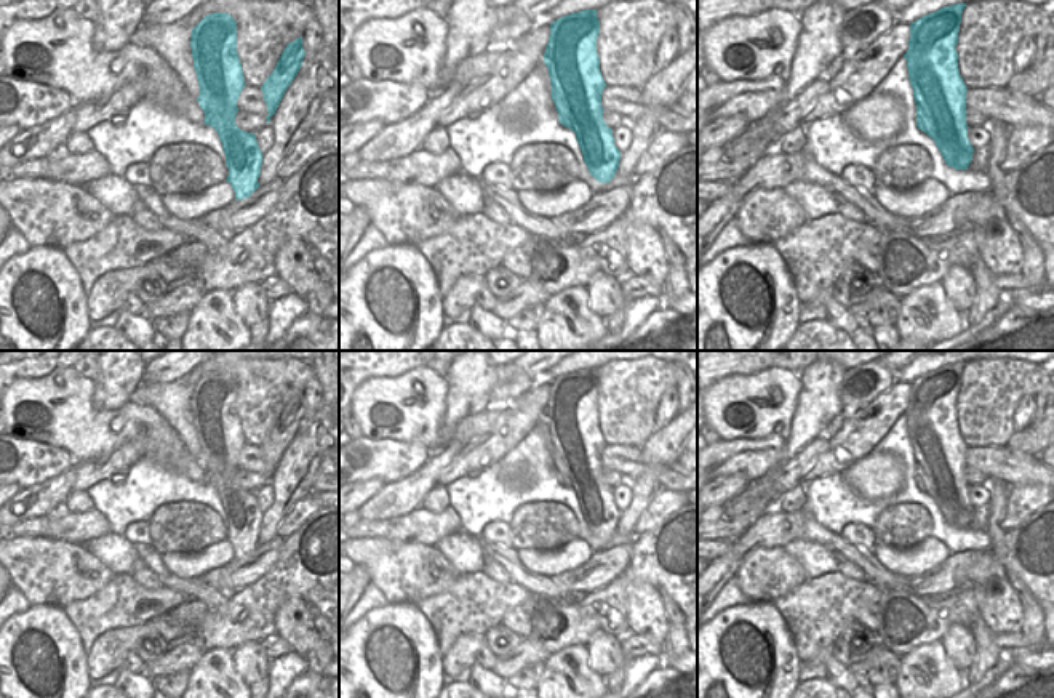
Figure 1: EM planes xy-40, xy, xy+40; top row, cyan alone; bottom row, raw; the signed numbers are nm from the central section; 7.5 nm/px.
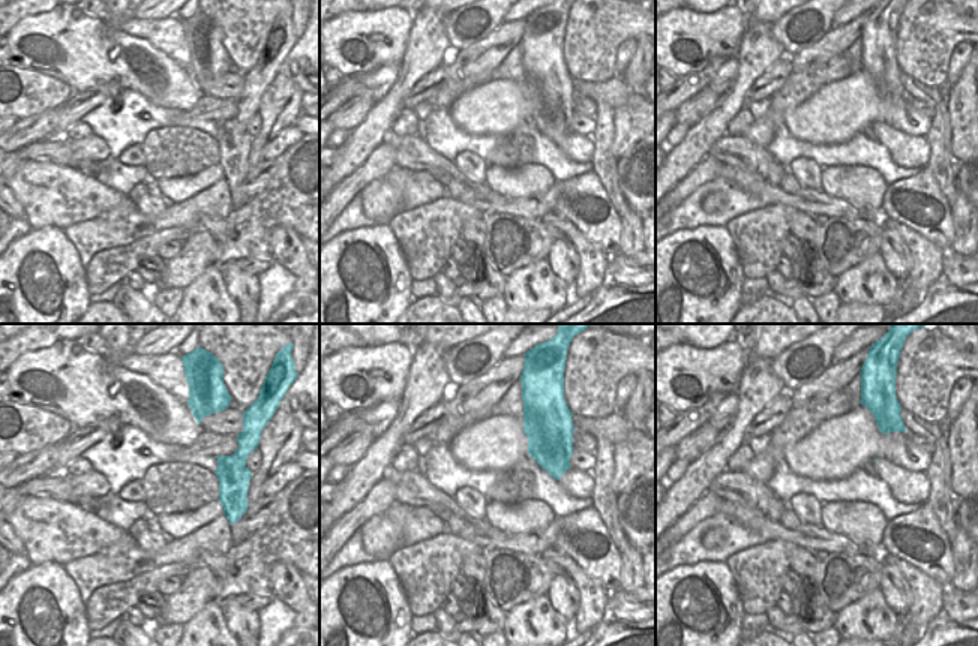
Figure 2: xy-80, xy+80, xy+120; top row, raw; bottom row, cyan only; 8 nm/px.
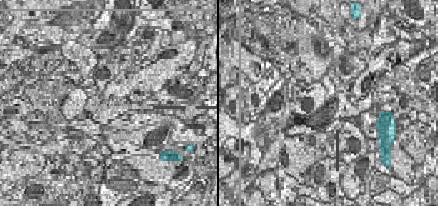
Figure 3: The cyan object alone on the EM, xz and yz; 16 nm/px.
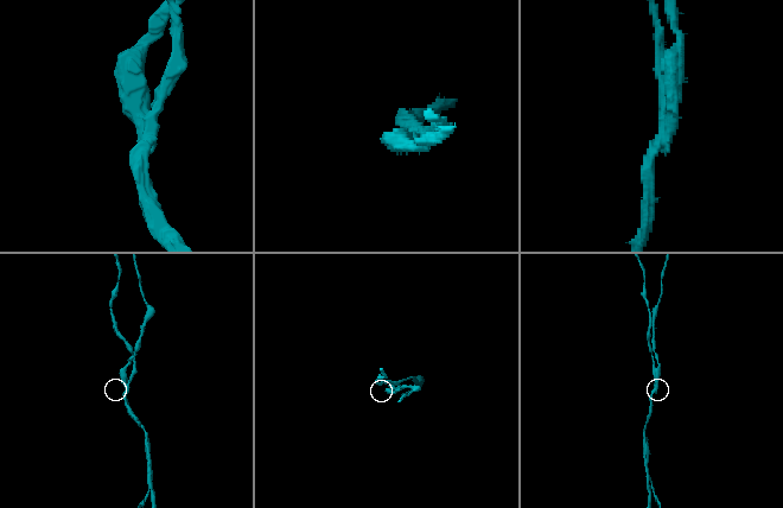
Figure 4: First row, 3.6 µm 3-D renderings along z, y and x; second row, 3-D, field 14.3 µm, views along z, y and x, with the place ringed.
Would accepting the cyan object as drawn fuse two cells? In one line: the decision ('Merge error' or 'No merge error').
Merge error.

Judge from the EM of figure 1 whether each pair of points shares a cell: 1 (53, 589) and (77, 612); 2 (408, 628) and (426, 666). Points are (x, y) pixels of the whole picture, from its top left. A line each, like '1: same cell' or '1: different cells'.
1: different cells
2: same cell

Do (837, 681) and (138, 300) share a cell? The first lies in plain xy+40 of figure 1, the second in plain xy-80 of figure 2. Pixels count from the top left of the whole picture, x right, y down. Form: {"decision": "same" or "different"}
{"decision": "same"}

